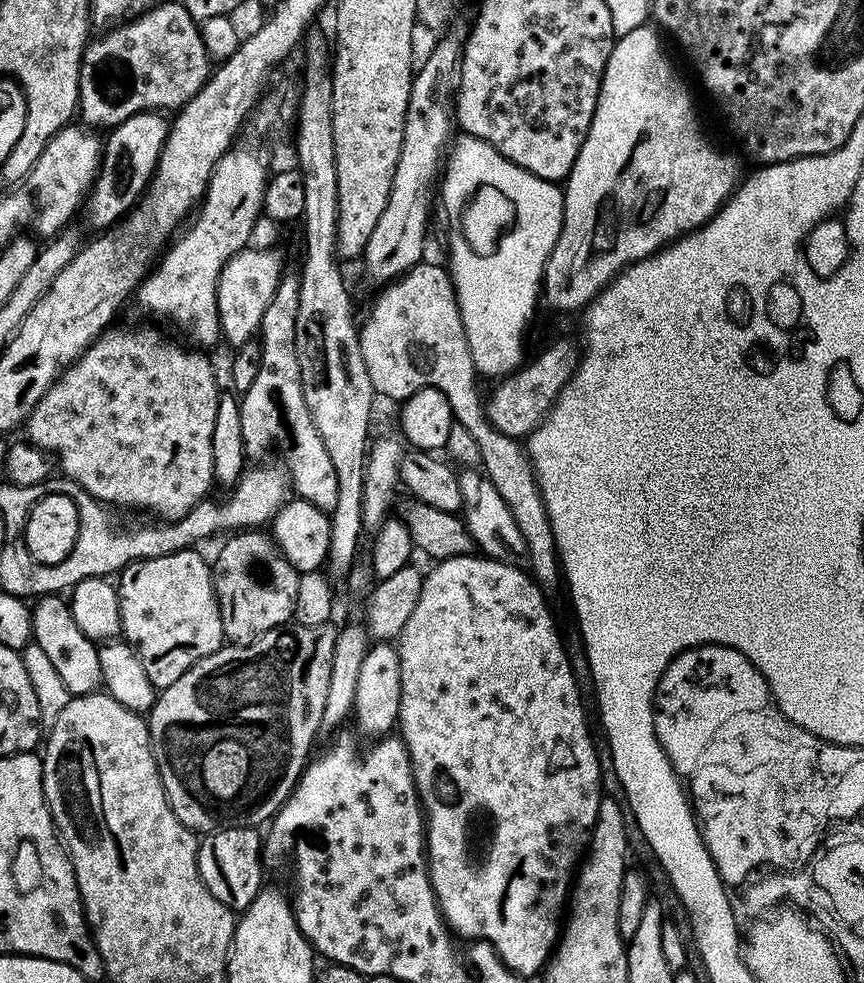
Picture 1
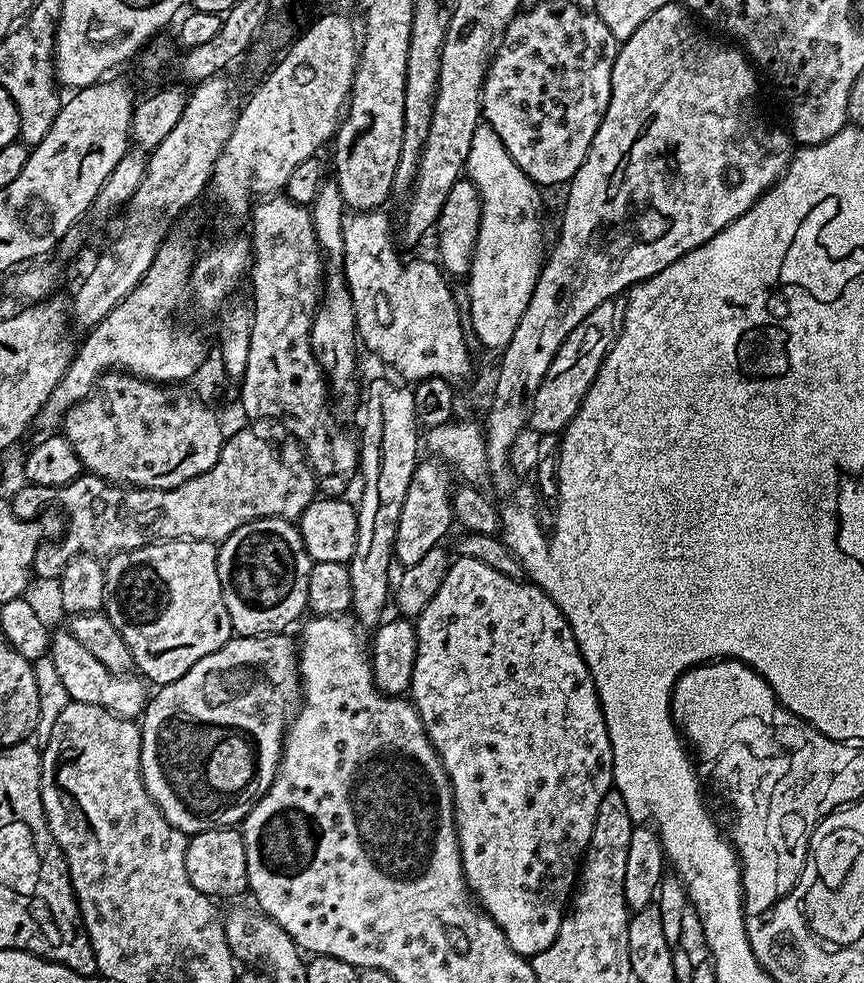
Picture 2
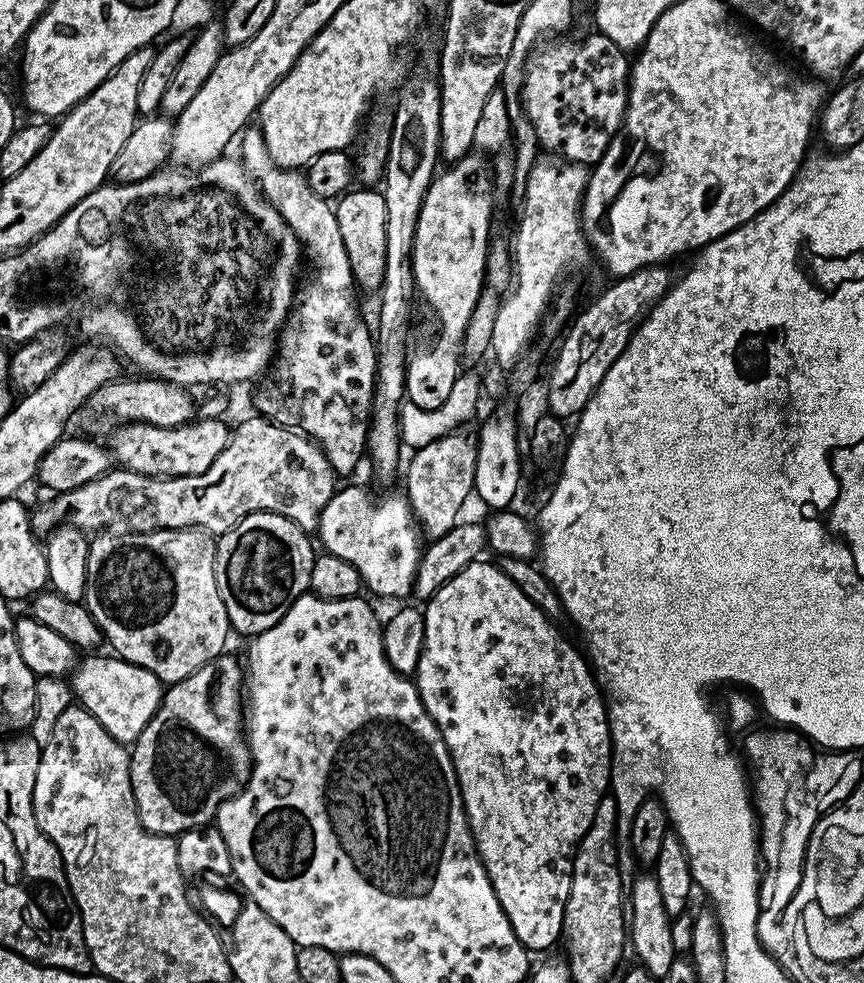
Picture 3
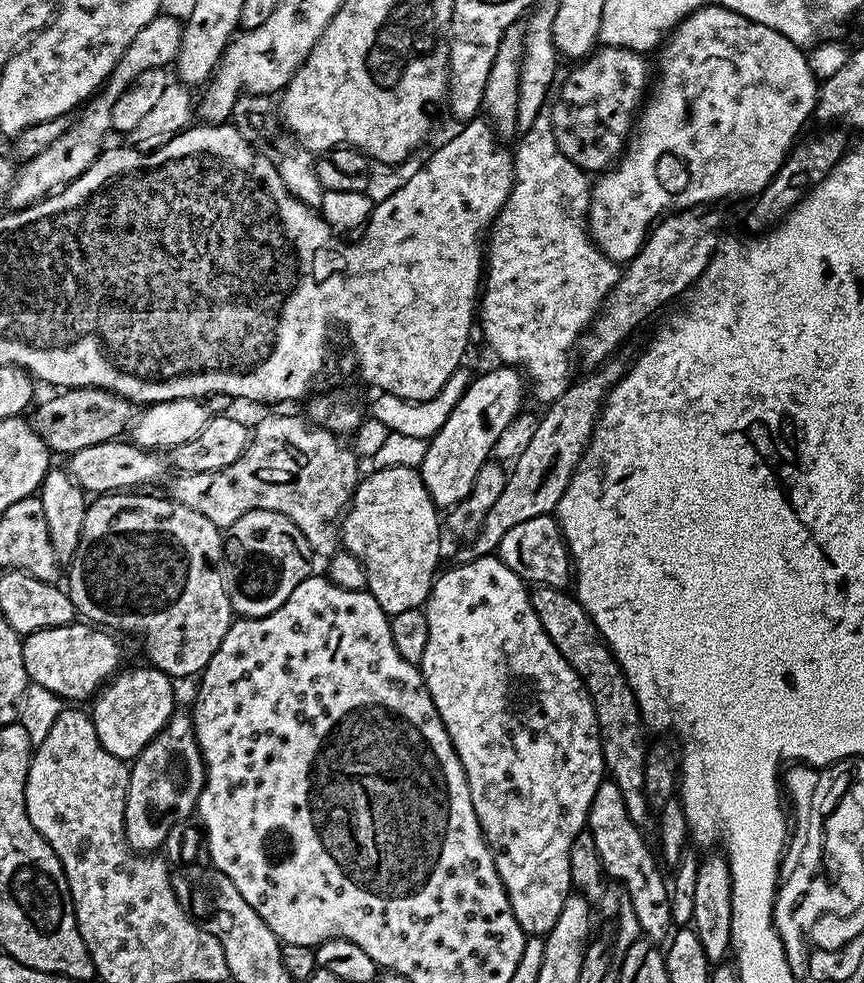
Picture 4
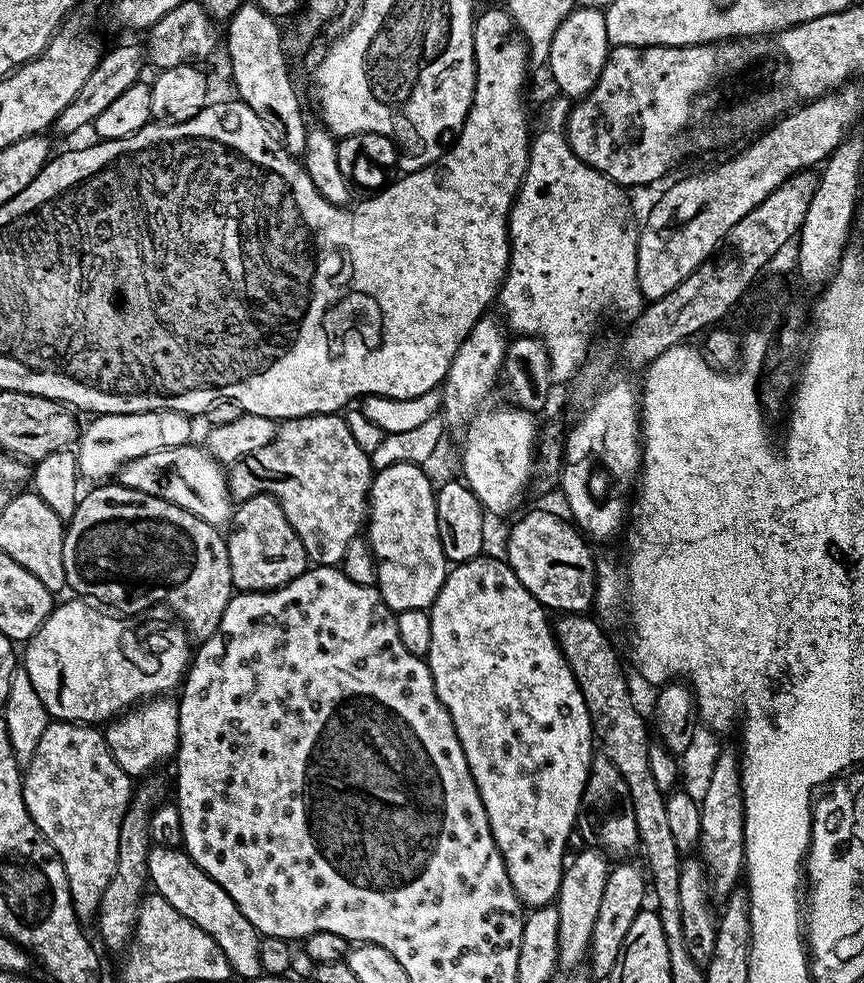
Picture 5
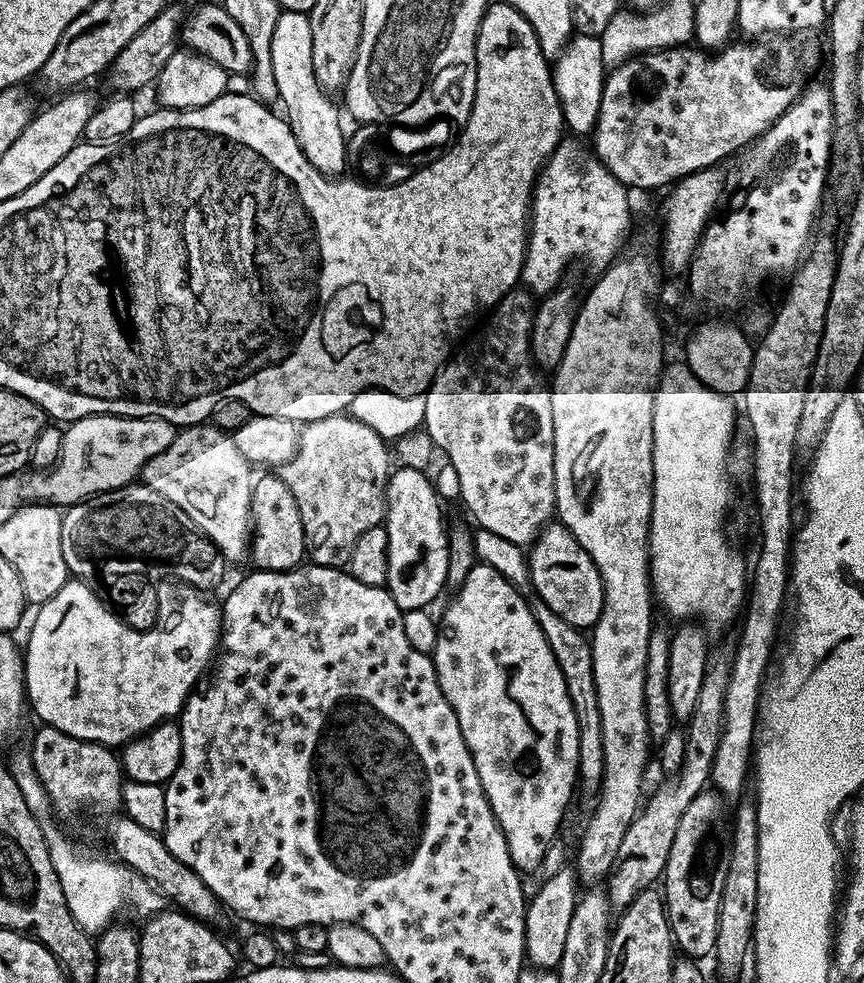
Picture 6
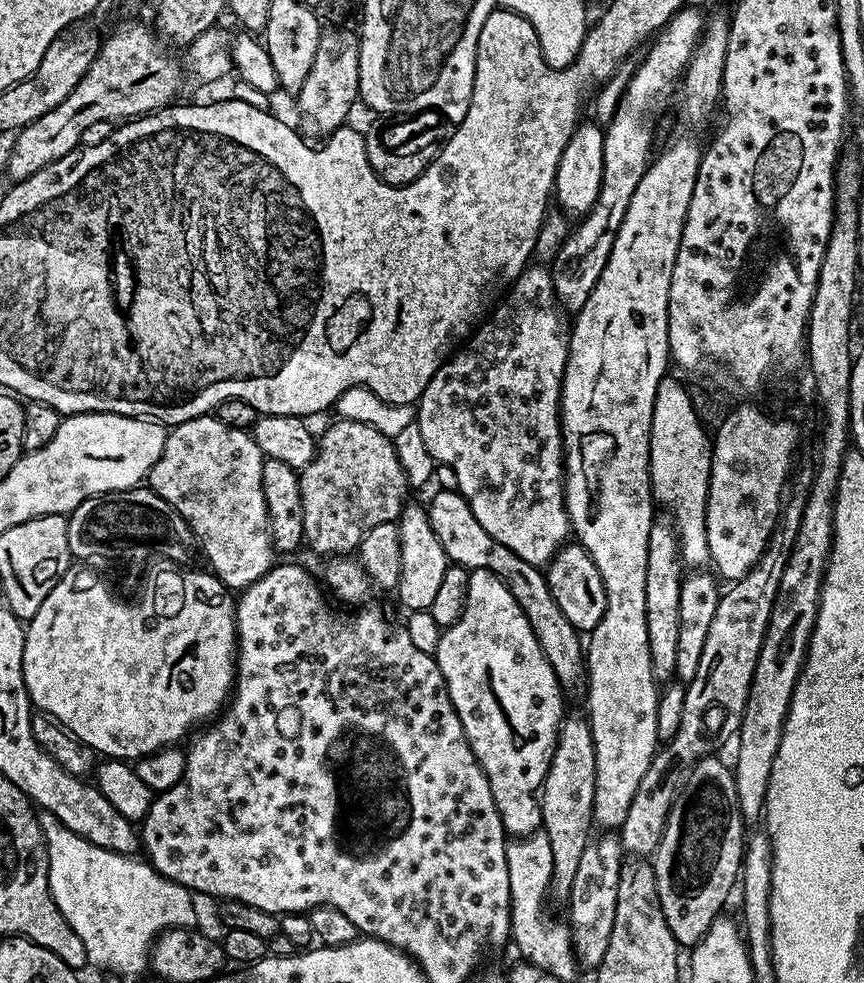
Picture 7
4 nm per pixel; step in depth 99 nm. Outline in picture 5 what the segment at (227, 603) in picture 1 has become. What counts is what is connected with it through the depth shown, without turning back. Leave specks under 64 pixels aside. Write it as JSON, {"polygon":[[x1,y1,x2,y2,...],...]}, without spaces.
{"polygon":[[252,496,235,505,230,527,227,529,228,557,230,558,230,578,236,592,273,592,308,571,310,561,302,546,302,538,294,534,294,526,284,517,282,506,273,496]]}

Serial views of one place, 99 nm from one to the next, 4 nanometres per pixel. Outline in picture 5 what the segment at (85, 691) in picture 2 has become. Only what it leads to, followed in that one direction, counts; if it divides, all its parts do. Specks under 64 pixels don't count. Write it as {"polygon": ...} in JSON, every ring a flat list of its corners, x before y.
{"polygon":[[153,698,147,702,137,703,115,717,103,729,108,749,114,754,118,766,122,766,126,775,133,778,143,777,148,774,143,772,150,771,155,764,160,764,163,760,171,761,175,757,176,748,180,744,180,727,178,726,180,706,175,699,168,699,172,698]]}

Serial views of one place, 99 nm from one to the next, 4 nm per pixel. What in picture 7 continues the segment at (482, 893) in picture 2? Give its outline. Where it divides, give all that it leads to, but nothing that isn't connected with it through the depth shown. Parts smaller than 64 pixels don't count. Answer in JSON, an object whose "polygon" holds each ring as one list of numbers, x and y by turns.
{"polygon":[[484,568,469,571,468,593,464,599,462,614,458,618,458,622,454,622,441,631,438,650,434,655,442,670,442,678,448,687,450,702,454,706,454,710,462,722,462,730,470,742,470,750,490,782,490,794,494,798,494,806,498,810,500,821,504,824,505,833,512,838,531,836,541,827,539,794,540,789,544,786,546,774,550,770,550,762,556,749,556,739,560,737,560,723,564,721,566,715,566,709,564,709,565,693,556,681,556,675,546,658,546,654,542,654,542,646,538,646,538,638,534,638,534,630,530,626,530,622,526,622,526,614,522,614,522,606,518,606,518,602,514,602,514,594,510,594,508,587,493,572,487,572]]}

